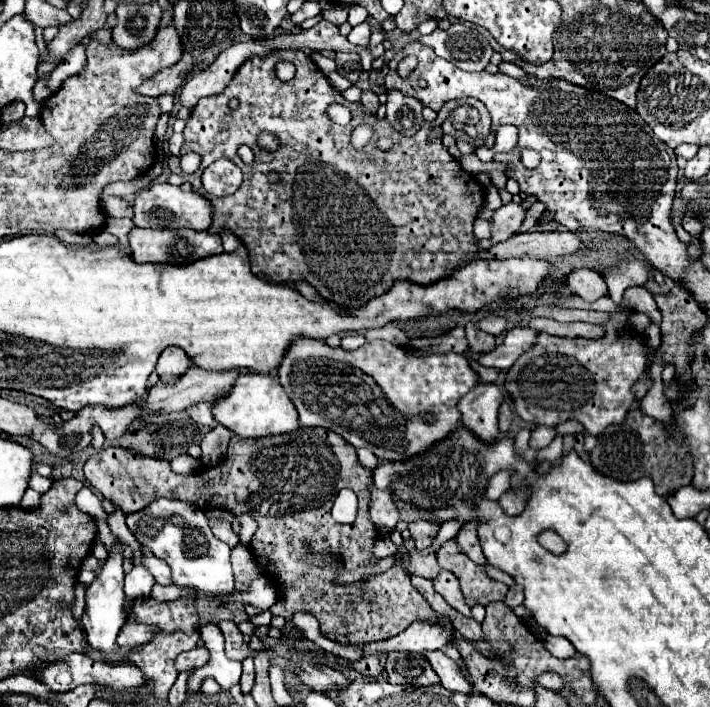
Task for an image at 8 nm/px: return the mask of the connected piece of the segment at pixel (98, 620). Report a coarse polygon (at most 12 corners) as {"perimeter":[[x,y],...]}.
{"perimeter":[[121,542],[87,588],[81,618],[87,642],[103,658],[121,652]]}

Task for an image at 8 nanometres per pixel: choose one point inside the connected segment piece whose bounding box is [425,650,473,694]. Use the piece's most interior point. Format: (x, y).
(448, 670)

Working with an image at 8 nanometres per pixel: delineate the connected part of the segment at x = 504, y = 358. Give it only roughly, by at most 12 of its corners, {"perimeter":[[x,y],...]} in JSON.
{"perimeter":[[513,328],[489,354],[483,366],[507,370],[535,342],[539,332]]}

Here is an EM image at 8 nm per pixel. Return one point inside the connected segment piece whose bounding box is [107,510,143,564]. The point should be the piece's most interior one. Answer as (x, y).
(116, 521)

